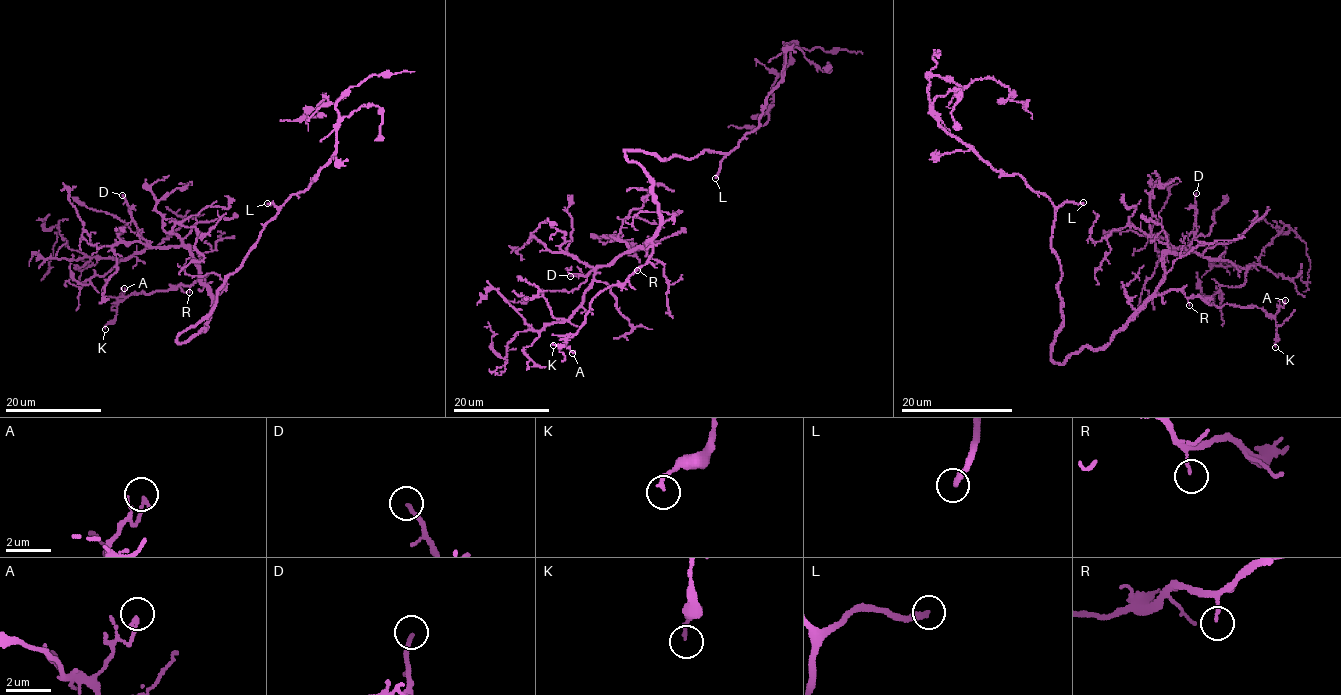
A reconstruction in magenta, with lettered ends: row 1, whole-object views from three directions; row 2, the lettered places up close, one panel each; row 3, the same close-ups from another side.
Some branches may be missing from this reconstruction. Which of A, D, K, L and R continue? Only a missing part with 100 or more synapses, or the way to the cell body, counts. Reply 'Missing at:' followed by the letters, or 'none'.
Missing at: L

